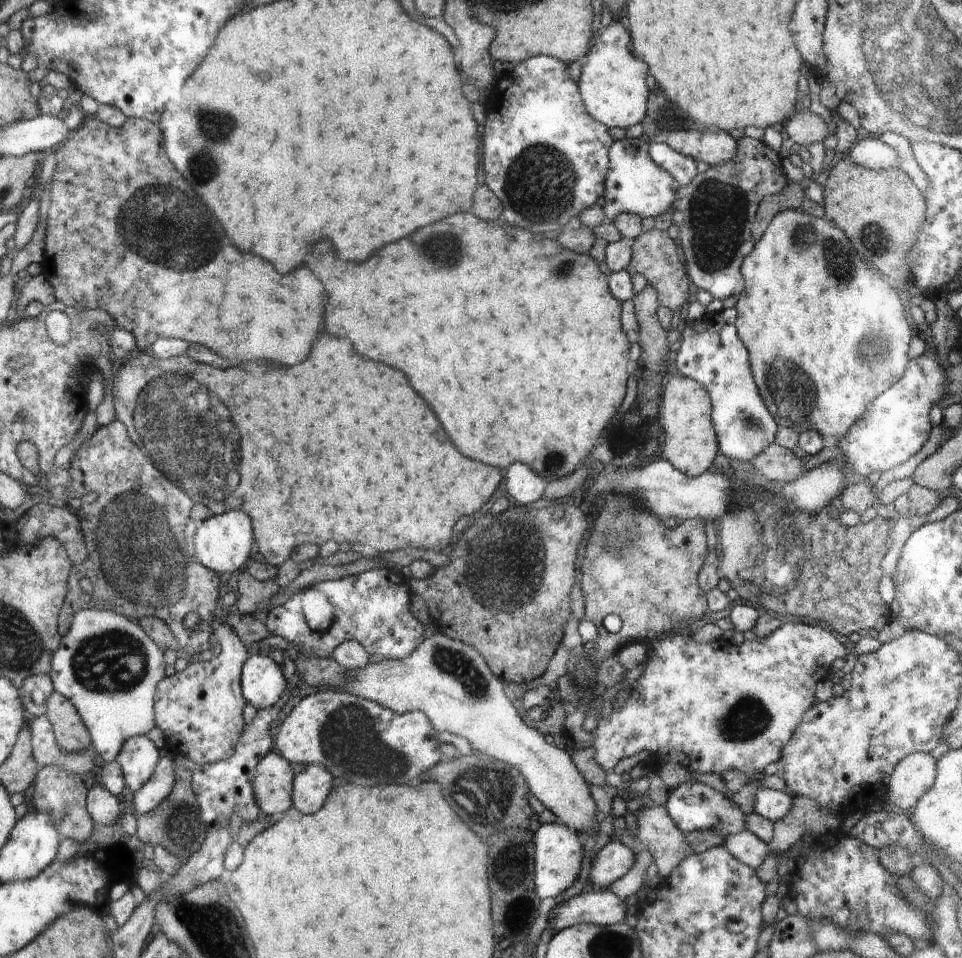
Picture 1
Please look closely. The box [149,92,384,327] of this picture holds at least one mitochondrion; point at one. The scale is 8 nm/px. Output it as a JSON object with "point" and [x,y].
{"point":[202,165]}

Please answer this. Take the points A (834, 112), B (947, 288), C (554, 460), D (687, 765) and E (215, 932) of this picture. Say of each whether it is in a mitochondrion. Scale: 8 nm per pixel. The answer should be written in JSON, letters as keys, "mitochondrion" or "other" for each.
{"A":"other","B":"other","C":"mitochondrion","D":"other","E":"mitochondrion"}

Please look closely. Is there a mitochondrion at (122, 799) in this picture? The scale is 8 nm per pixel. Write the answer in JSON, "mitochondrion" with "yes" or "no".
{"mitochondrion":"no"}

